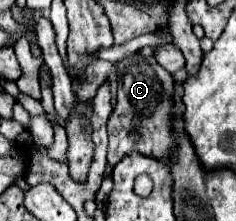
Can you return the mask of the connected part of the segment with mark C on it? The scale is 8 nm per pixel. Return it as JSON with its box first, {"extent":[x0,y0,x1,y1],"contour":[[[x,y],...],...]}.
{"extent":[107,53,175,167],"contour":[[[133,53],[117,63],[117,81],[119,81],[119,91],[117,91],[117,105],[109,117],[107,123],[107,133],[109,133],[109,147],[107,147],[107,163],[113,167],[123,159],[123,155],[129,155],[131,151],[155,157],[155,159],[165,159],[169,163],[169,151],[175,145],[173,135],[171,135],[171,103],[173,103],[173,77],[167,73],[153,57],[143,57],[141,53]]]}

